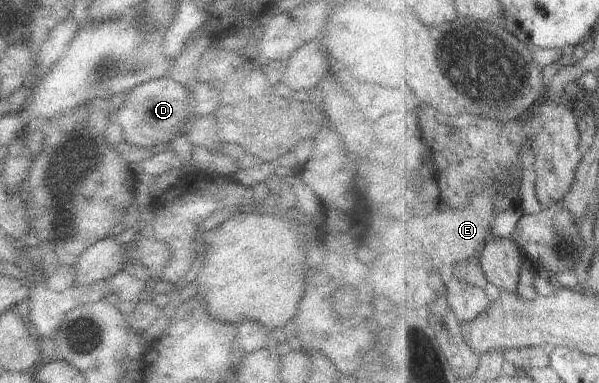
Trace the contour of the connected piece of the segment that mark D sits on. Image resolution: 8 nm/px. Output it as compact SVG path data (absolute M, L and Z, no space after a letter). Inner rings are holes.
M158 77L132 89L122 96L122 102L114 113L114 119L120 124L123 141L143 148L153 148L172 141L182 124L189 119L186 114L186 86L170 80L170 77Z

